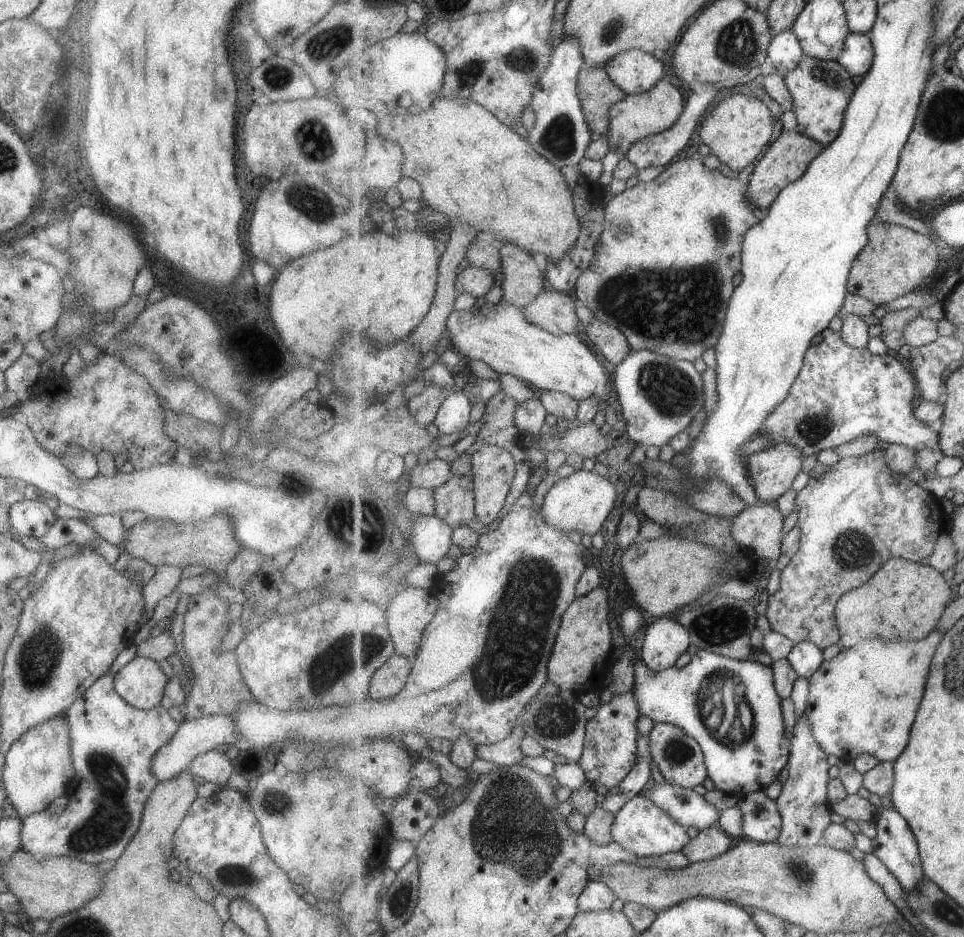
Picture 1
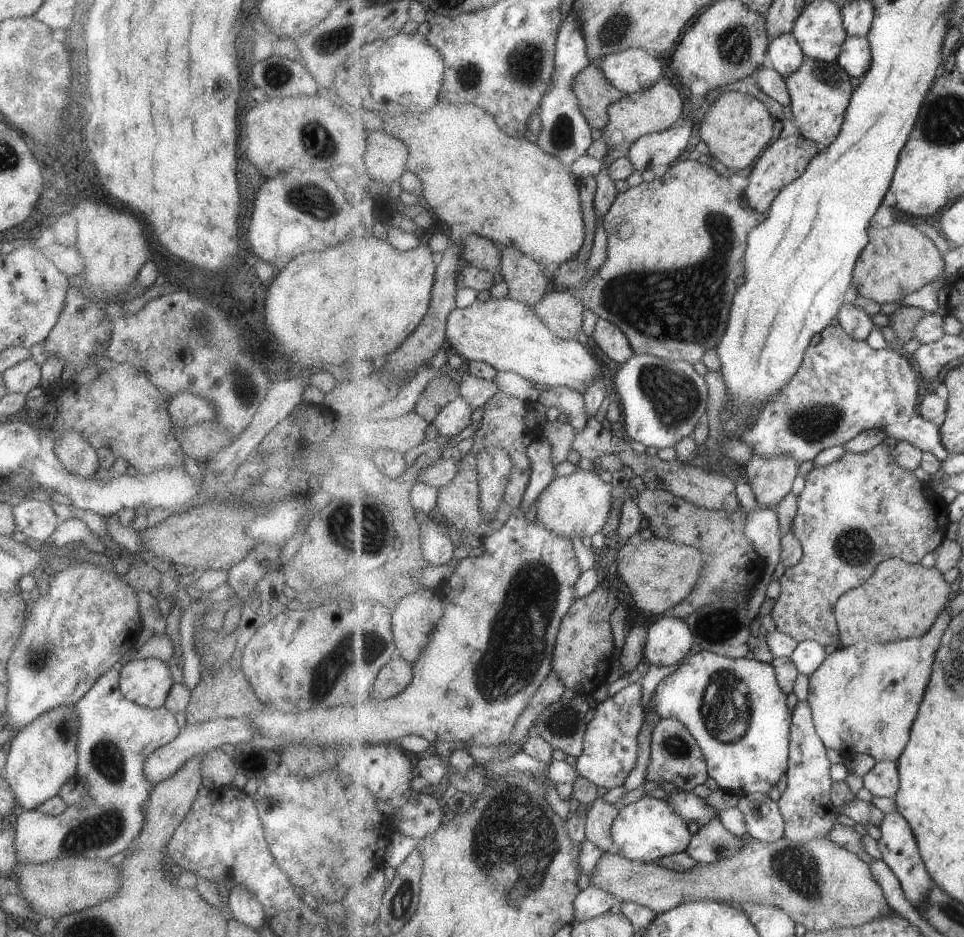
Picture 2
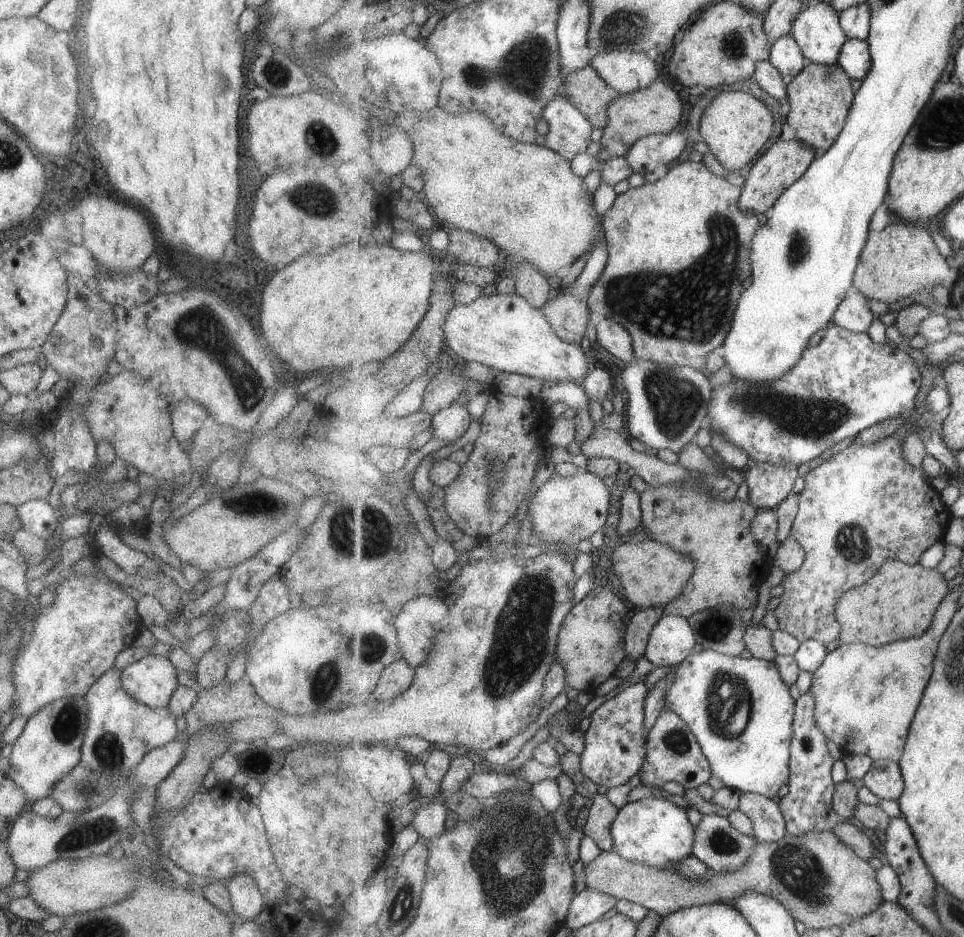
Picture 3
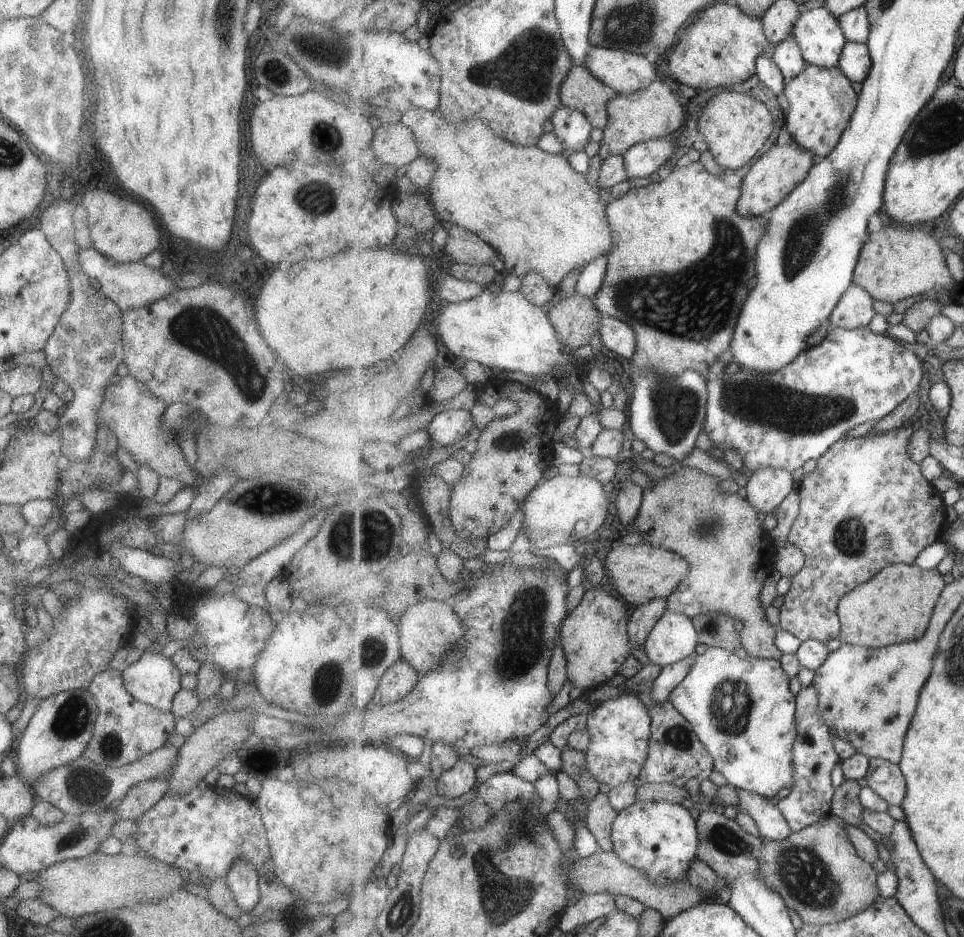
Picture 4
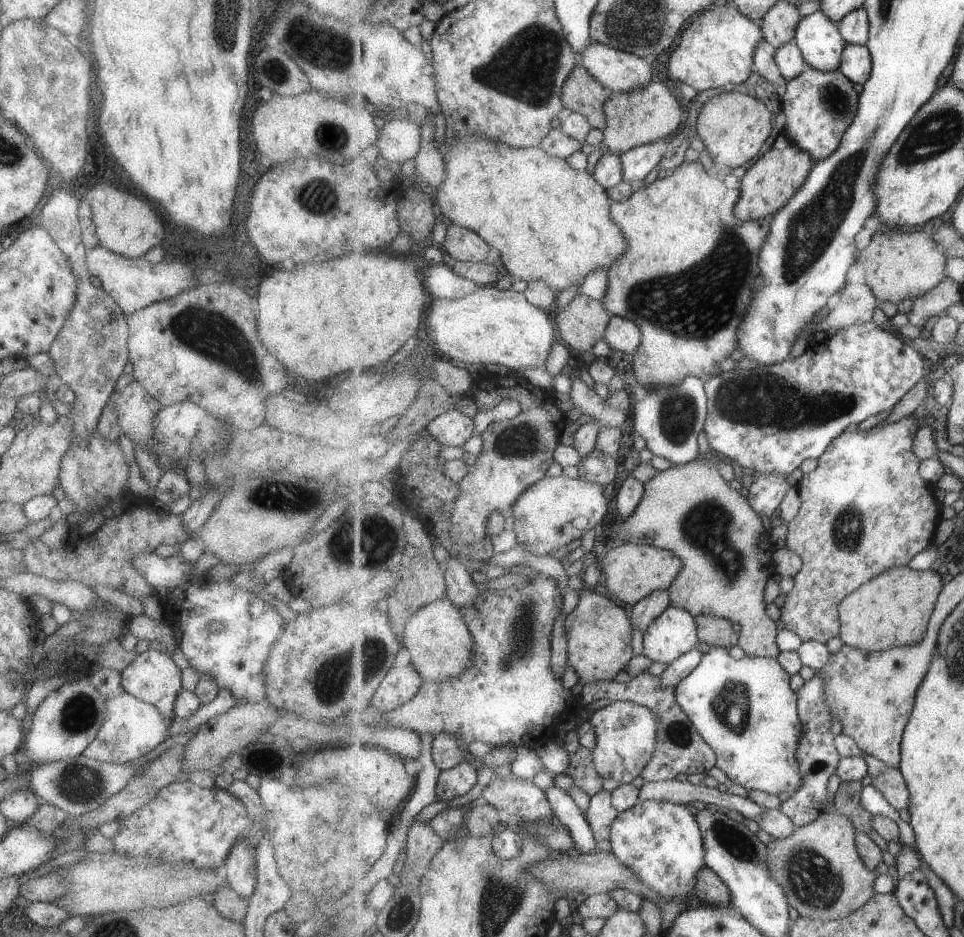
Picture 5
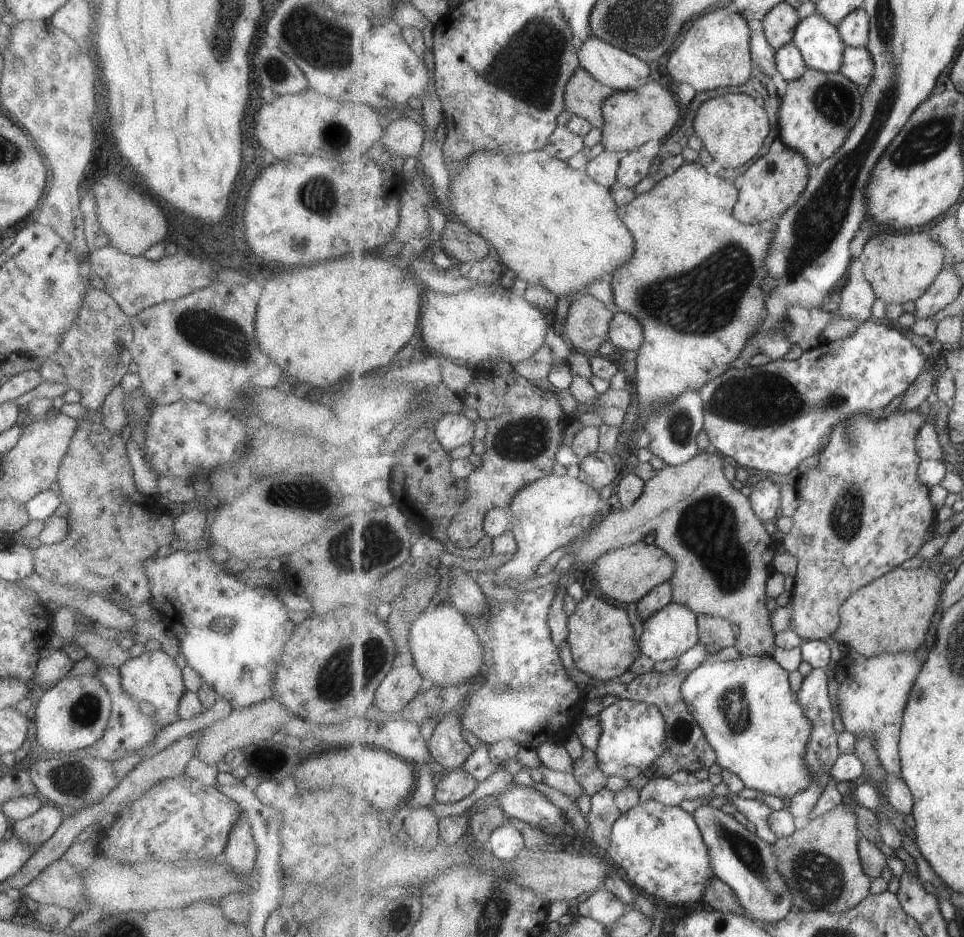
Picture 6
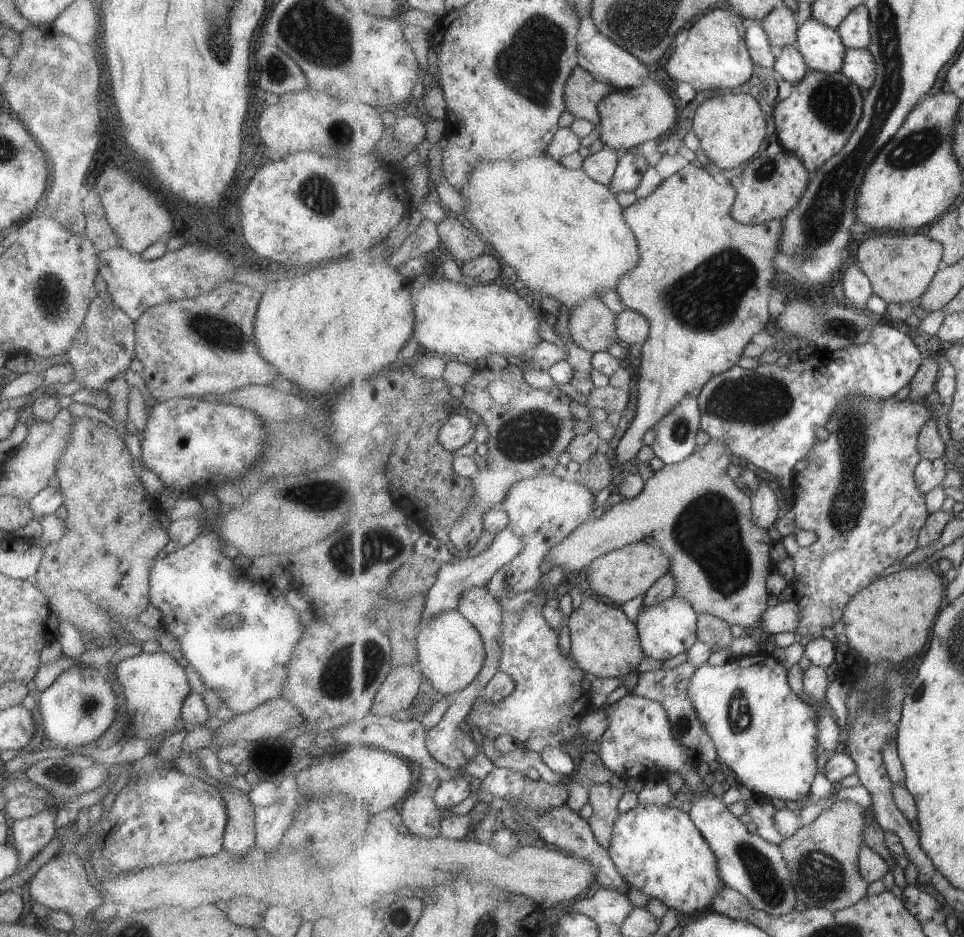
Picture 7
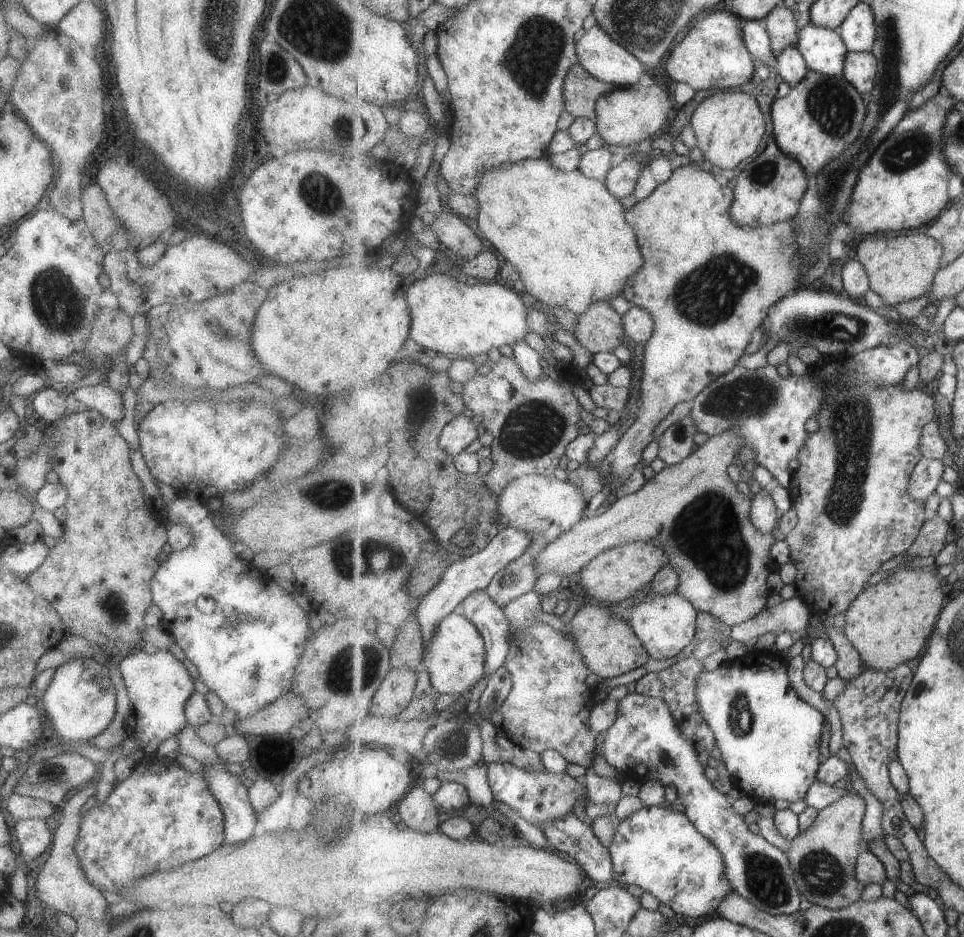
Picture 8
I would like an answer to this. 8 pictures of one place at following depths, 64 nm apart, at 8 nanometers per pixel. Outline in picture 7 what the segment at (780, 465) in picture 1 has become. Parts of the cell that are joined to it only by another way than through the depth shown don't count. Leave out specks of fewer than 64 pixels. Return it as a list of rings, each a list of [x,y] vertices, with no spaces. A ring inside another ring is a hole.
[[[761,482],[751,494],[755,522],[764,529],[775,526],[784,512],[780,496],[774,488]]]

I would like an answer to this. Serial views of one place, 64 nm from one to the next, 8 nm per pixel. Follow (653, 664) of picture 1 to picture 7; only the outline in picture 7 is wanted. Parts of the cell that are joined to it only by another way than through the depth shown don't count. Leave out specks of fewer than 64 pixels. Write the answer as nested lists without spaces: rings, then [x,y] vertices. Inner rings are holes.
[[[673,595],[671,598],[653,606],[642,605],[636,620],[642,647],[646,656],[655,660],[669,660],[681,652],[697,646],[698,612],[684,598]]]

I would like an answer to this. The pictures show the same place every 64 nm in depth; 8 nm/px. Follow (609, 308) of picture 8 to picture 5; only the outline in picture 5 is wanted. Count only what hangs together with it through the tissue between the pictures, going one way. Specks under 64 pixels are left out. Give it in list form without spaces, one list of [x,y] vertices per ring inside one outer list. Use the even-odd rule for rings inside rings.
[[[578,294],[562,308],[554,308],[551,315],[561,338],[574,354],[591,354],[599,340],[604,341],[612,316],[600,300]]]

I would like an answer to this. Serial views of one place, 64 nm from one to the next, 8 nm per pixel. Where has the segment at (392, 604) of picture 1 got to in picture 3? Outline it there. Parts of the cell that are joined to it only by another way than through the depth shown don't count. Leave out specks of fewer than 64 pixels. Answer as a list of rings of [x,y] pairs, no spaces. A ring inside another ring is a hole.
[[[424,595],[412,599],[396,618],[396,630],[400,641],[401,657],[409,662],[413,669],[424,666],[436,650],[440,635],[448,628],[450,620],[449,606],[444,598]]]

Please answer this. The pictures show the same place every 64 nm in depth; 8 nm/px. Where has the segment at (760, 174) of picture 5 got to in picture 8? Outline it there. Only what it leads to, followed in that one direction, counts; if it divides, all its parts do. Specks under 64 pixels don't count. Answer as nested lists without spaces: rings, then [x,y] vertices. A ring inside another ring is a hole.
[[[779,150],[776,156],[760,154],[737,177],[736,192],[730,215],[741,226],[758,227],[776,222],[791,221],[800,211],[802,200],[809,186],[808,174],[803,165],[792,156]]]

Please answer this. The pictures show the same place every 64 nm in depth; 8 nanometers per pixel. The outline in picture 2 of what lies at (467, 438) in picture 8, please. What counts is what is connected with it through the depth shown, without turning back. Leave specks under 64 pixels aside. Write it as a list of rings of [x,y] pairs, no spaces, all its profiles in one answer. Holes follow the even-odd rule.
[[[462,396],[451,401],[434,420],[434,426],[443,436],[457,436],[471,424],[472,406]]]

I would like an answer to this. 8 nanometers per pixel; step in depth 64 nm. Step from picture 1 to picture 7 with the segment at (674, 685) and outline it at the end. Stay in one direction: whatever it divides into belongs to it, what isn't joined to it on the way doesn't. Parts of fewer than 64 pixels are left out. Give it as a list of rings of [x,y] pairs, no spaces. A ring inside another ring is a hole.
[[[762,650],[754,655],[747,655],[736,659],[729,658],[724,665],[713,666],[705,663],[702,664],[693,675],[692,681],[690,682],[690,697],[697,709],[701,722],[707,727],[707,730],[711,733],[713,740],[716,742],[719,761],[723,768],[737,773],[740,784],[751,790],[754,796],[763,796],[767,800],[779,798],[784,801],[799,801],[802,797],[809,796],[815,776],[817,776],[817,772],[819,772],[819,766],[817,766],[817,747],[819,734],[818,722],[820,718],[812,706],[809,706],[807,702],[803,702],[803,697],[797,696],[797,694],[791,690],[789,678],[787,678],[787,669],[788,668],[782,662],[779,662],[772,653],[767,653]]]

